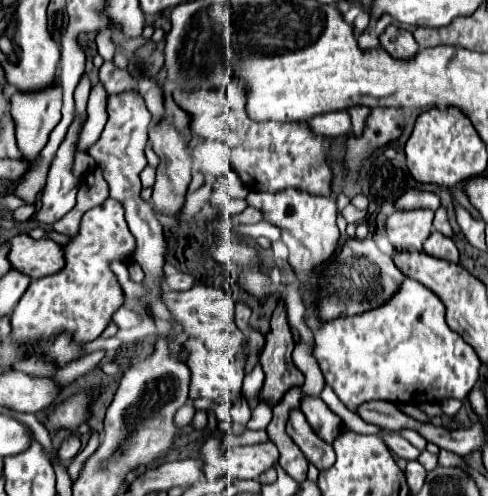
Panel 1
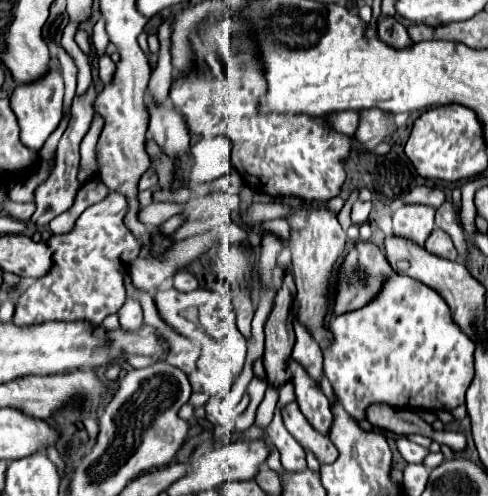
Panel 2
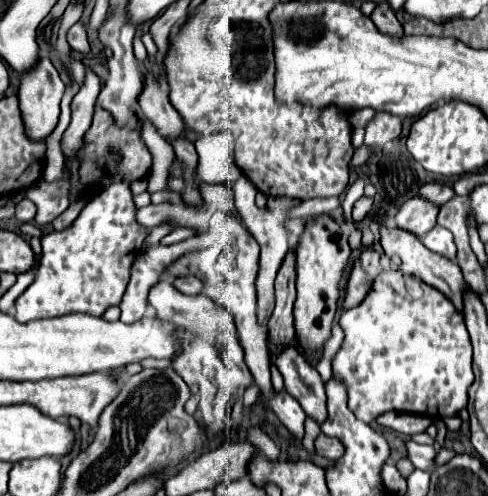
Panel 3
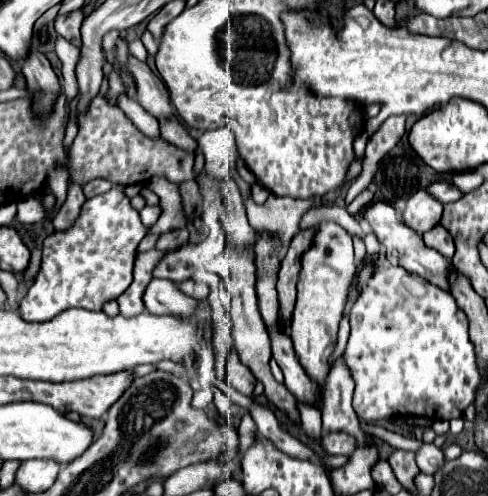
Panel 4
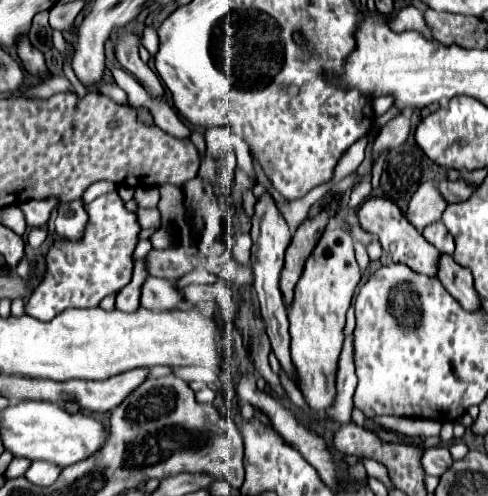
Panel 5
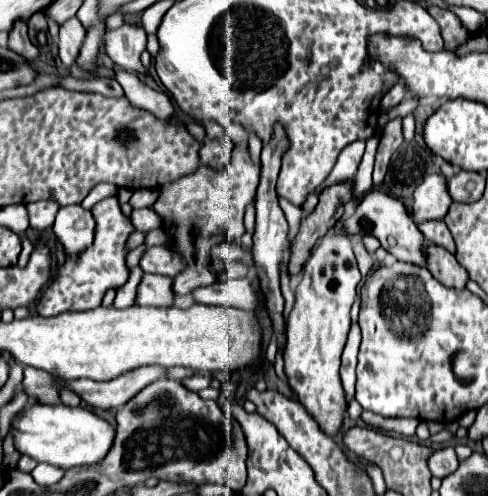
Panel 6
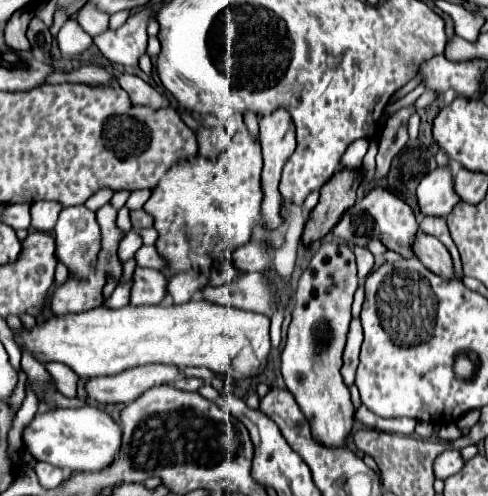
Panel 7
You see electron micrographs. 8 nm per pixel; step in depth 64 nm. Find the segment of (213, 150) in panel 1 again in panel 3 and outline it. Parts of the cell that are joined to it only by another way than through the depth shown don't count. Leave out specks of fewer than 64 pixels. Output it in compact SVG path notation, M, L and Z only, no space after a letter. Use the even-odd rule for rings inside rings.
M228 132L198 136L194 142L198 154L198 180L206 184L236 182L242 174L234 162L234 140Z

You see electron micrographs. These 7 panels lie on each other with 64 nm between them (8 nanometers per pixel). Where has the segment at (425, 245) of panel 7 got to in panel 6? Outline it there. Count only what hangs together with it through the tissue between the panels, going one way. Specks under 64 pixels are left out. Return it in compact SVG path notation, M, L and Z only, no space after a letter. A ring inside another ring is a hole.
M428 246L428 270L446 288L456 288L456 290L466 288L468 282L466 268L458 264L454 254L448 254L440 246Z

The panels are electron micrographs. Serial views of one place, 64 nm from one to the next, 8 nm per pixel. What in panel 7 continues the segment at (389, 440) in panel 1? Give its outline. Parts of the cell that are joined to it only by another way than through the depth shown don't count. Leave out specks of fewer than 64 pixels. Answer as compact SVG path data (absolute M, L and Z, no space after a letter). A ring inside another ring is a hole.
M444 450L436 460L434 460L434 474L440 480L446 480L448 476L460 472L464 466L464 460L458 450Z

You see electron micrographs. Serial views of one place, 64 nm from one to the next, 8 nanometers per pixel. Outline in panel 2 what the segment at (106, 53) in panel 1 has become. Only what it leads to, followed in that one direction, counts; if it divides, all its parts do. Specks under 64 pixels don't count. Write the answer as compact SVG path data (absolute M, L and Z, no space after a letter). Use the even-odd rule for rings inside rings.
M100 18L100 20L98 20L98 24L94 26L92 44L94 44L94 48L96 48L98 56L104 56L104 54L106 54L106 48L108 48L108 44L110 44L110 40L108 40L108 34L106 34L106 28L104 28L104 20L102 20L102 18Z

